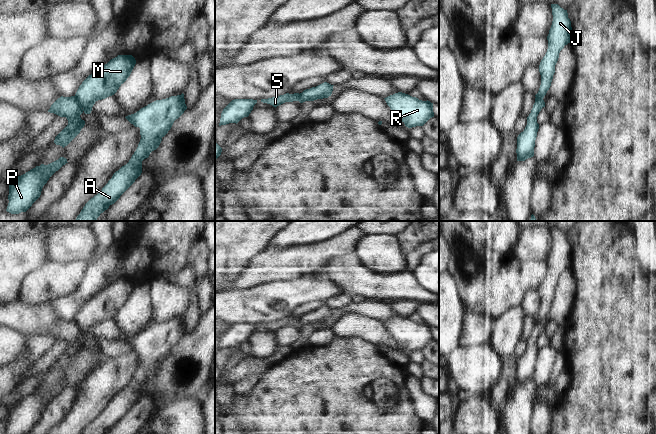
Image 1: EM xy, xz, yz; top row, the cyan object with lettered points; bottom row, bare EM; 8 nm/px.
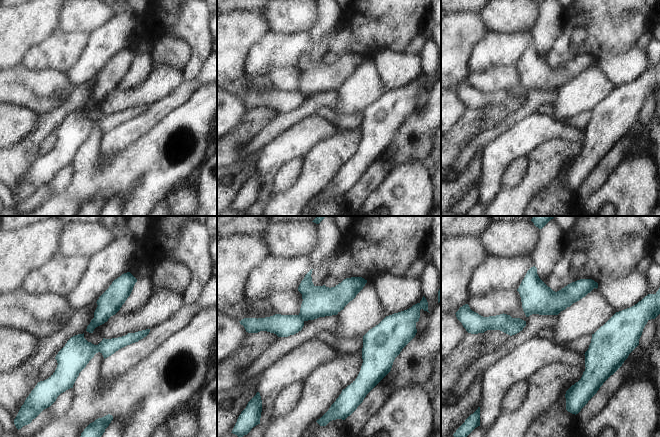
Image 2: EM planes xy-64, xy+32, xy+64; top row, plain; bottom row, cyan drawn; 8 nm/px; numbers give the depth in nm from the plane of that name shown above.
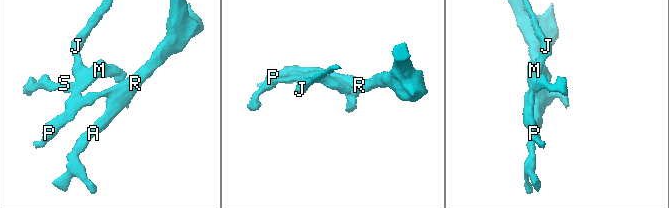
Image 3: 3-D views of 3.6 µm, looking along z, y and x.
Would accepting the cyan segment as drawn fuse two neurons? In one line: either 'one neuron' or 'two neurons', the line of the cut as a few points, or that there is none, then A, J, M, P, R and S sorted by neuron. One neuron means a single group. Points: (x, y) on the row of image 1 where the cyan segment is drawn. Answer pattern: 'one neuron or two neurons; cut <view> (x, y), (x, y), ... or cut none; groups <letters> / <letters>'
two neurons; cut xy (74, 96), (82, 107); groups A P R S / J M

